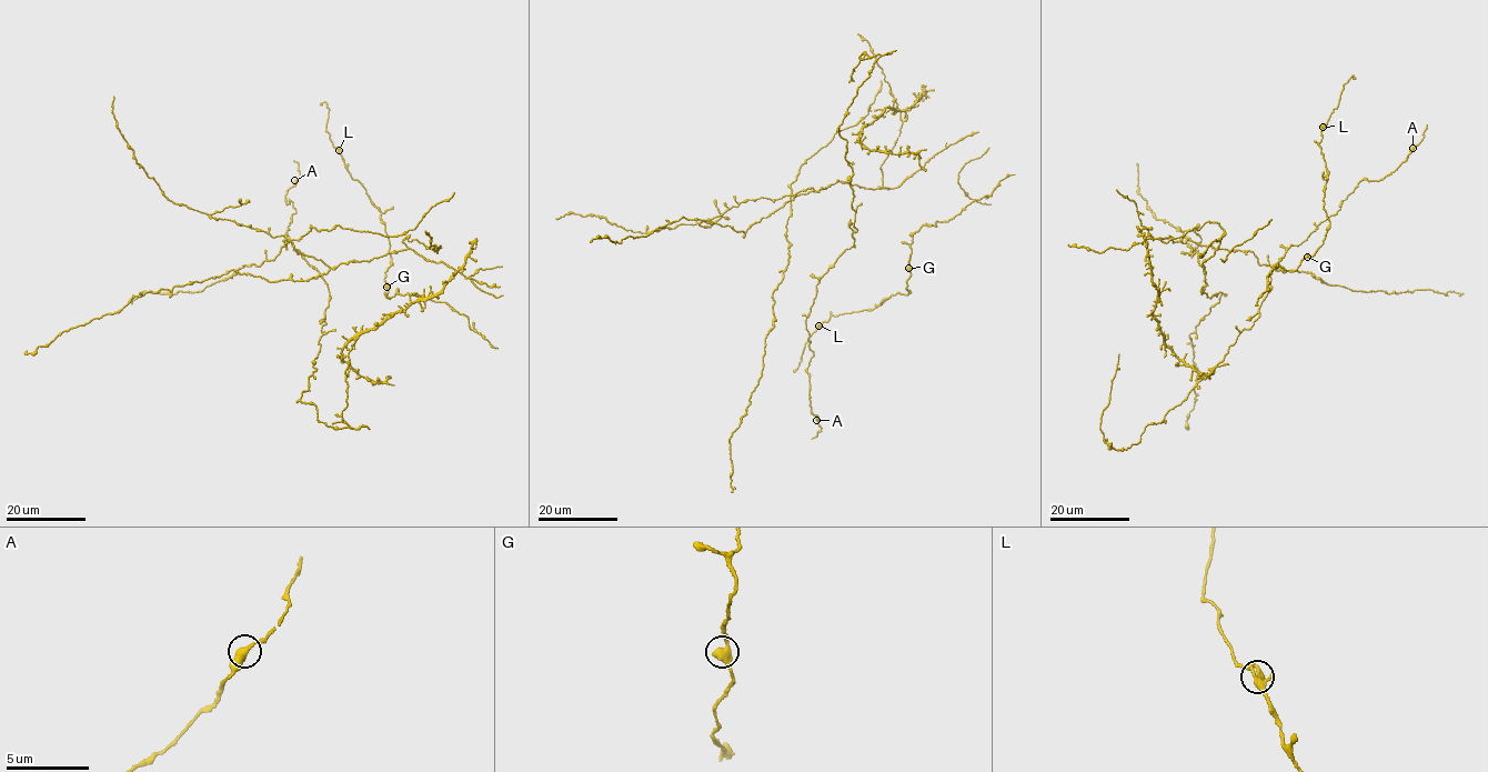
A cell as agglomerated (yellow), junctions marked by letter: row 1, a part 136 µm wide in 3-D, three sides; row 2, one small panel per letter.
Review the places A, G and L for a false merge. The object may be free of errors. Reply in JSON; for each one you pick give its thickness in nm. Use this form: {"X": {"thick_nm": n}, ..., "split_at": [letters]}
{"split_at": []}

